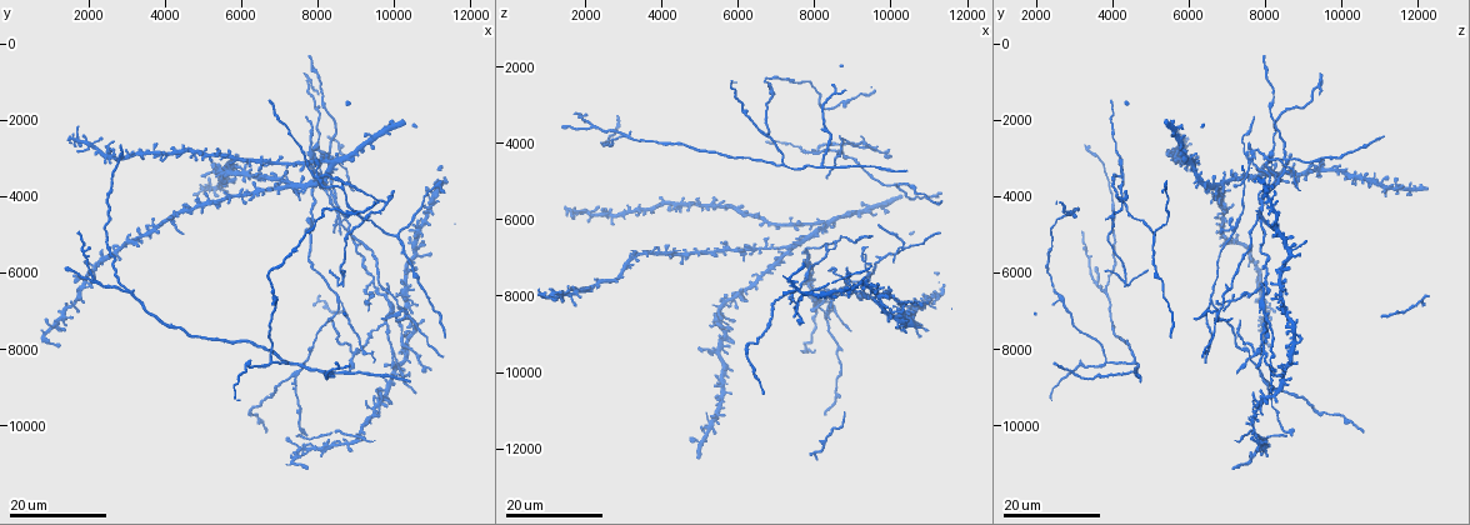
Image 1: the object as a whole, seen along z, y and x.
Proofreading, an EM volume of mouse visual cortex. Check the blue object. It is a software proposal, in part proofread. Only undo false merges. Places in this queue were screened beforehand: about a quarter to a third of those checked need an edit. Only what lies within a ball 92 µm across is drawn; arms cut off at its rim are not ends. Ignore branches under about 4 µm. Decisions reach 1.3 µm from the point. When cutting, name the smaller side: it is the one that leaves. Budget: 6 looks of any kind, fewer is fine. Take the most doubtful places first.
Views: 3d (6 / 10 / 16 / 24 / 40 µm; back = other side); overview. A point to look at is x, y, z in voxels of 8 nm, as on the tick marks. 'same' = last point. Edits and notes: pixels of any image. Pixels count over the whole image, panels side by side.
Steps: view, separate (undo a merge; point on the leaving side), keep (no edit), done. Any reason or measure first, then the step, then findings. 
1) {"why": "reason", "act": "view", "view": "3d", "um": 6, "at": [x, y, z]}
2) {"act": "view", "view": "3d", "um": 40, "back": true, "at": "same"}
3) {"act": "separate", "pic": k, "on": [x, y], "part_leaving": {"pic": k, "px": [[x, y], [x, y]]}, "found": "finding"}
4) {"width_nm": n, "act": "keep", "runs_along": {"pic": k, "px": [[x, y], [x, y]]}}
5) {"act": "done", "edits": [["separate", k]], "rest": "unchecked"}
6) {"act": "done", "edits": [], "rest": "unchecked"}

{"why": "looks like a crossing", "act": "view", "view": "3d", "um": 24, "at": [10350, 7050, 6700]}

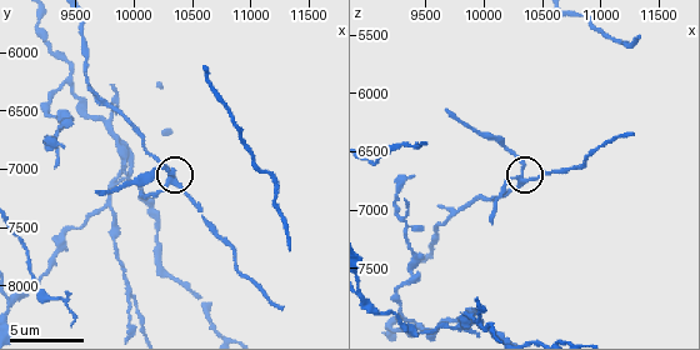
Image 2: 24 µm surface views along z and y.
{"why": "closer look", "act": "view", "view": "3d", "um": 6, "at": "same"}

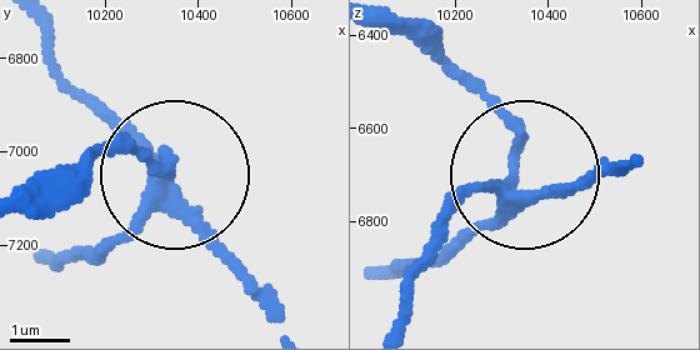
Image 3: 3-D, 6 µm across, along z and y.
{"width_nm": 250, "act": "separate", "pic": 3, "on": [96, 261], "part_leaving": {"pic": 3, "px": [[160, 193], [160, 158], [115, 153], [25, 198]]}, "found": "two neurons meet here"}

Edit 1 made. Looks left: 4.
{"act": "view", "view": "3d", "um": 16, "at": [3050, 6500, 3800]}

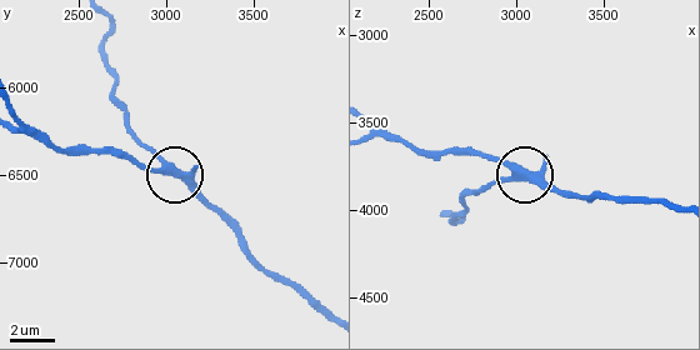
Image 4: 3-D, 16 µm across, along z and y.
{"act": "view", "view": "3d", "um": 6, "at": [3020, 6440, 3800]}

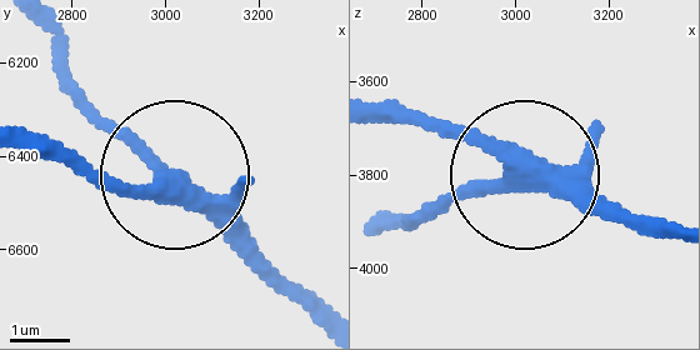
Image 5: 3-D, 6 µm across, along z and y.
{"act": "view", "view": "3d", "um": 6, "back": true, "at": [3000, 6440, 3795]}

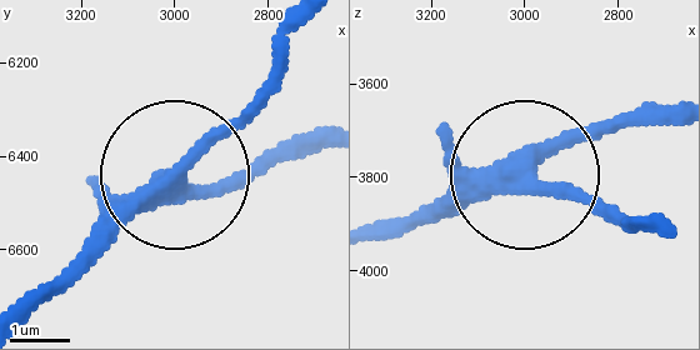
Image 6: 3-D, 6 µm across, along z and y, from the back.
{"arms": 3, "act": "keep", "runs_along": {"pic": 6, "px": [[30, 319], [164, 184], [239, 184], [294, 154]]}, "found": "all the same neuron"}

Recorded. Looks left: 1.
{"act": "done", "edits": [["separate", 3]], "rest": "unchecked"}

